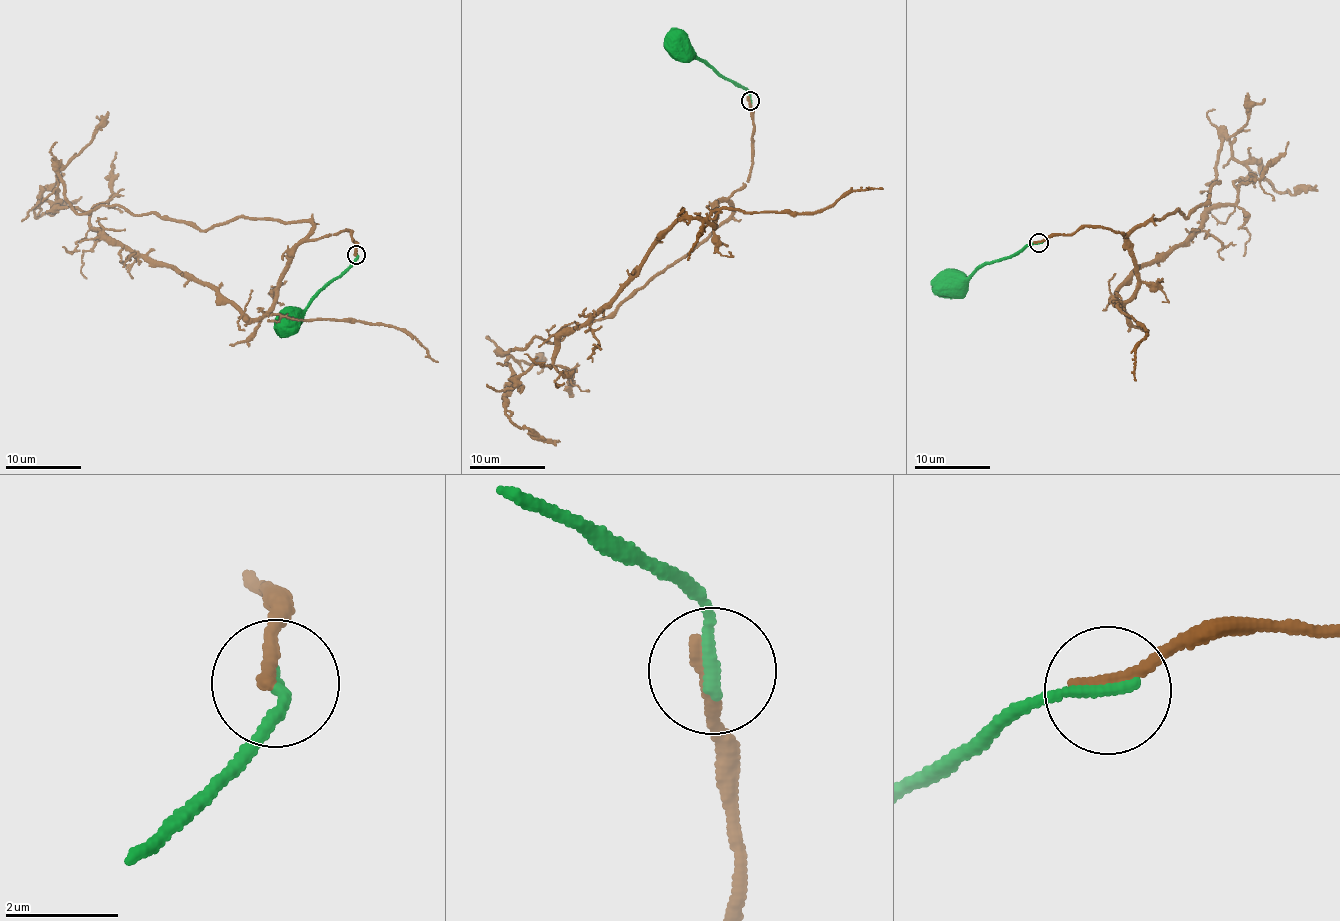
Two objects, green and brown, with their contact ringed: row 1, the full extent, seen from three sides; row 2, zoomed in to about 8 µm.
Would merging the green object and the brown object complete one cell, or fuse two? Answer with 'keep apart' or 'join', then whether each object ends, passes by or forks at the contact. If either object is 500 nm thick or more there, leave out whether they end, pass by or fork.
keep apart; green ends; brown ends

